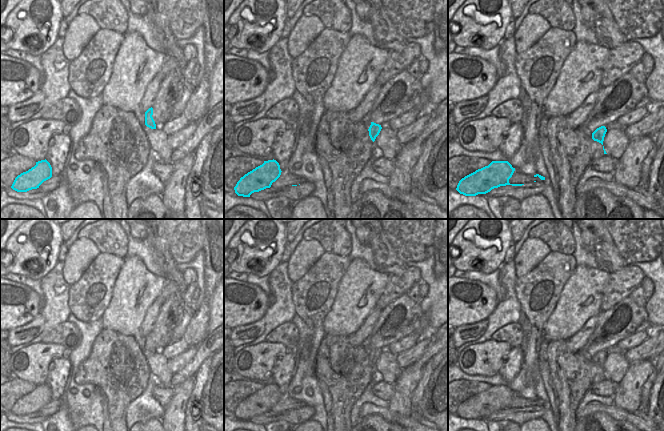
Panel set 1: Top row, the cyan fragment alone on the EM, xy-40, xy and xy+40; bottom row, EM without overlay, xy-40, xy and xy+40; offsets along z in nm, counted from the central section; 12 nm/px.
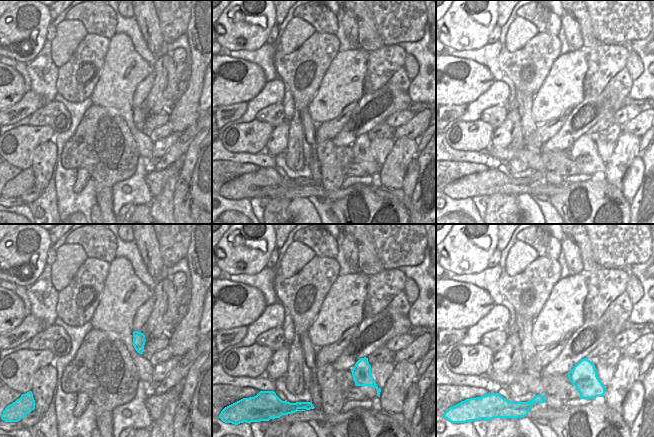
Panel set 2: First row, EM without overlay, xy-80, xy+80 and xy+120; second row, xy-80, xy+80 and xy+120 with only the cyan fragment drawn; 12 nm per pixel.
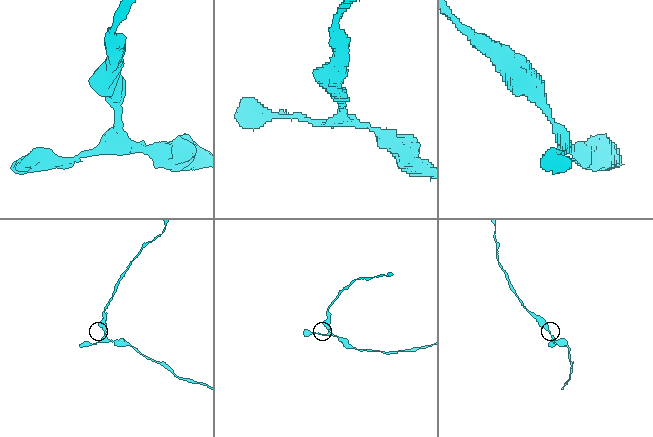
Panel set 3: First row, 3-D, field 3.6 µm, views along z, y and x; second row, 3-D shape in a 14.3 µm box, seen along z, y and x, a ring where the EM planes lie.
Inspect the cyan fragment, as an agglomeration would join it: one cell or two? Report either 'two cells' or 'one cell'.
one cell

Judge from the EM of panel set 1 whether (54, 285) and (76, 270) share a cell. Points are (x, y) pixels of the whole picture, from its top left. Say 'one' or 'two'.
two

